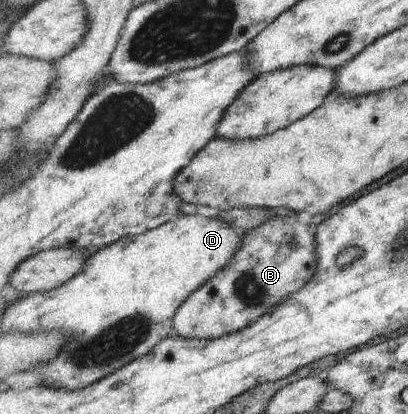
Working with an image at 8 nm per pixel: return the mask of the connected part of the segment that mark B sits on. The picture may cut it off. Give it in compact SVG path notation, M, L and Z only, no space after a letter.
M278 209L270 221L252 231L244 232L241 248L231 264L221 269L178 309L174 318L174 334L183 338L218 339L253 324L260 316L270 311L273 305L302 289L313 278L317 266L314 231L315 228L298 221L294 212Z

